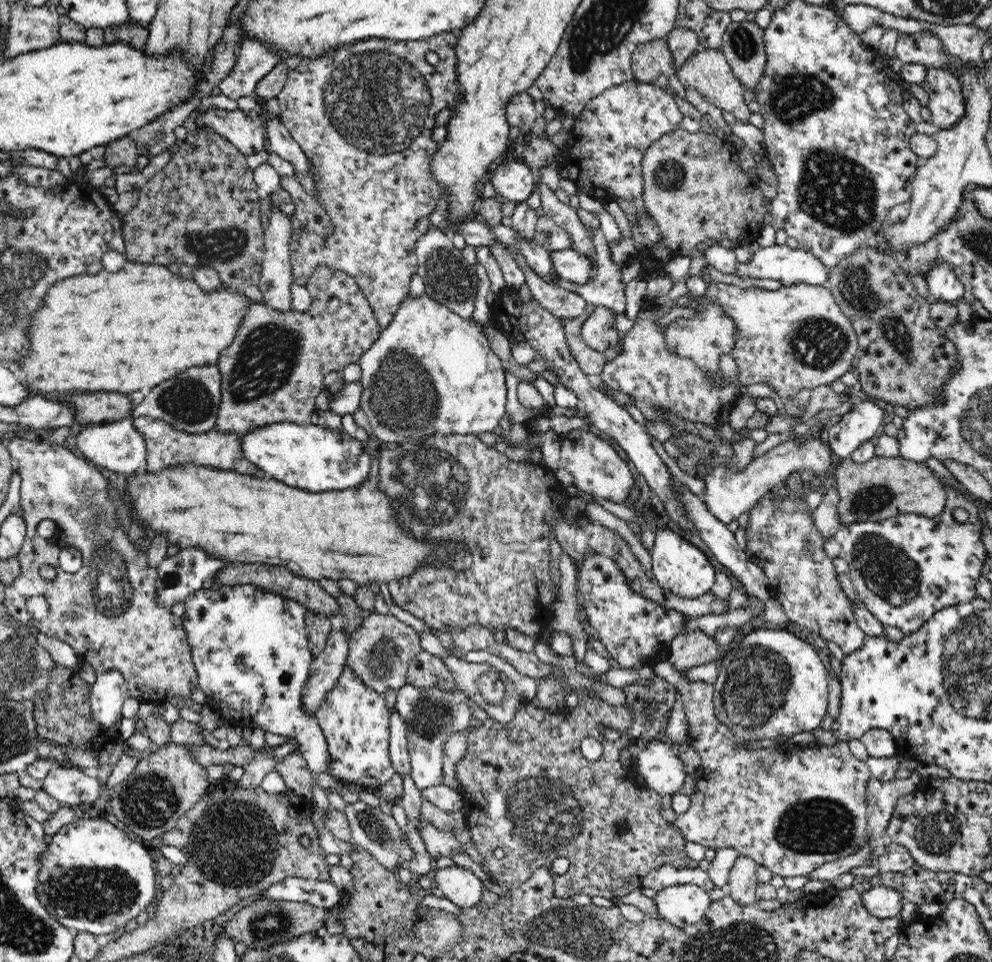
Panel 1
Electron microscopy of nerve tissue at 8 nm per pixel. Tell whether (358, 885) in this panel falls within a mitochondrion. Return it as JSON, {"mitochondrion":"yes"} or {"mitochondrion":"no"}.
{"mitochondrion":"no"}

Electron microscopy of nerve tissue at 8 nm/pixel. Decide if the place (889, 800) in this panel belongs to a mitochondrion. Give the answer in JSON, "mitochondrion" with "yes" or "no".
{"mitochondrion":"no"}

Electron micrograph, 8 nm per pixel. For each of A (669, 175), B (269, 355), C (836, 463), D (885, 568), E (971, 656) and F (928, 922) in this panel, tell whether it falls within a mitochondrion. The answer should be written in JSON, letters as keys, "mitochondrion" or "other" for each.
{"A":"mitochondrion","B":"mitochondrion","C":"other","D":"mitochondrion","E":"mitochondrion","F":"other"}

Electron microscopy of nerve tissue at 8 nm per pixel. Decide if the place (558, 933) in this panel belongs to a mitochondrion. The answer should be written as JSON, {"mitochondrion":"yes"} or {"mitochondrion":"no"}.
{"mitochondrion":"yes"}

